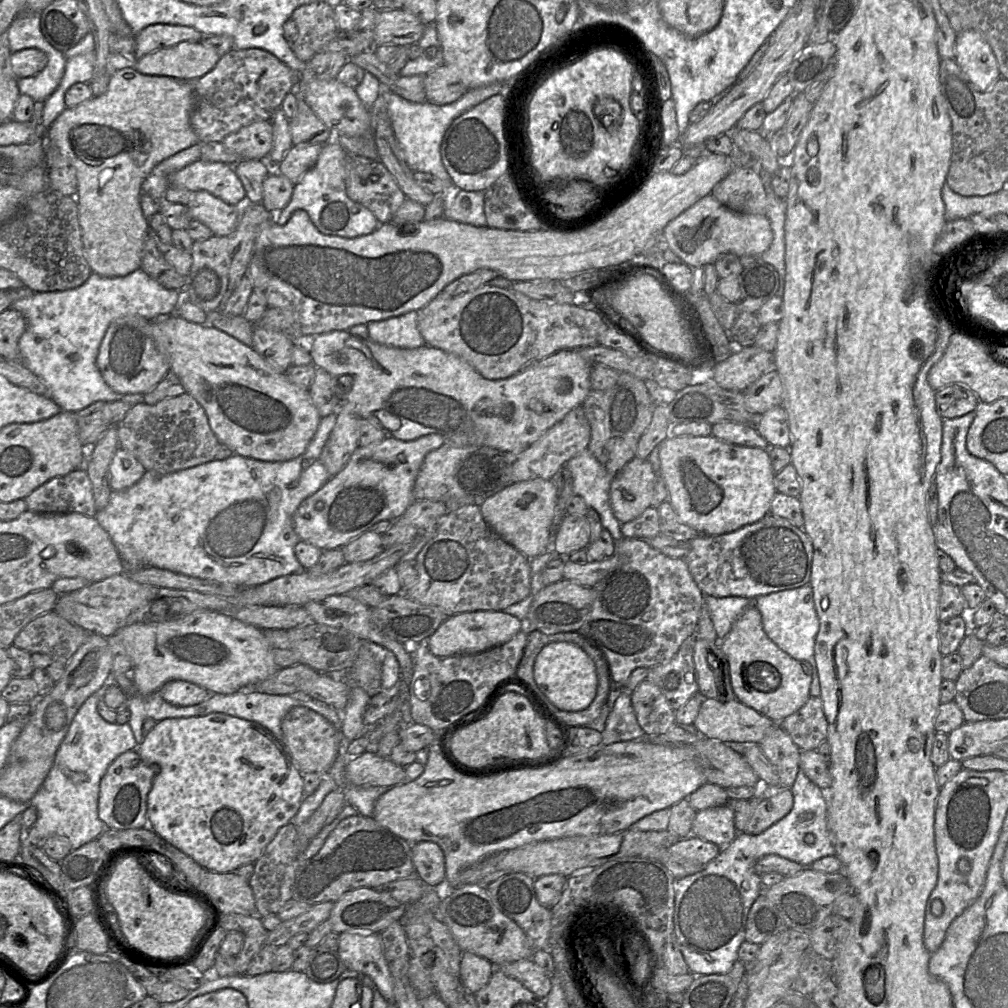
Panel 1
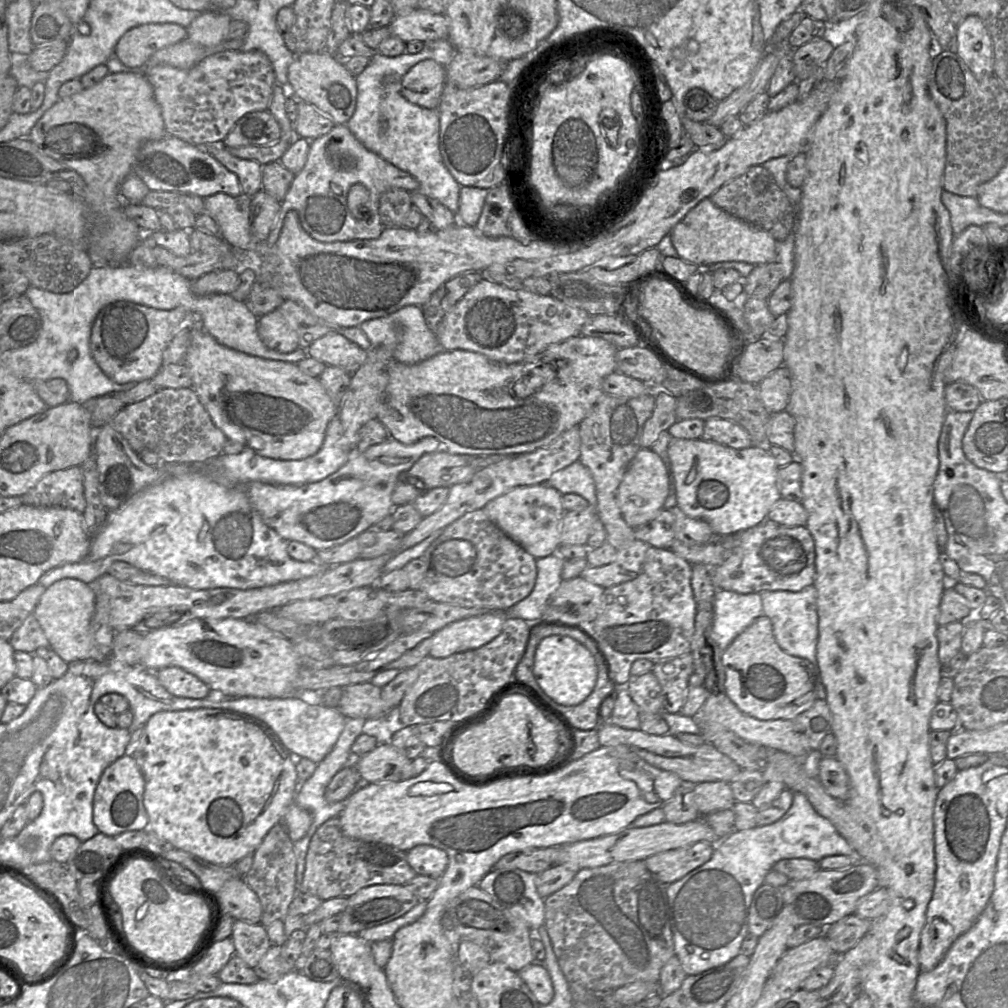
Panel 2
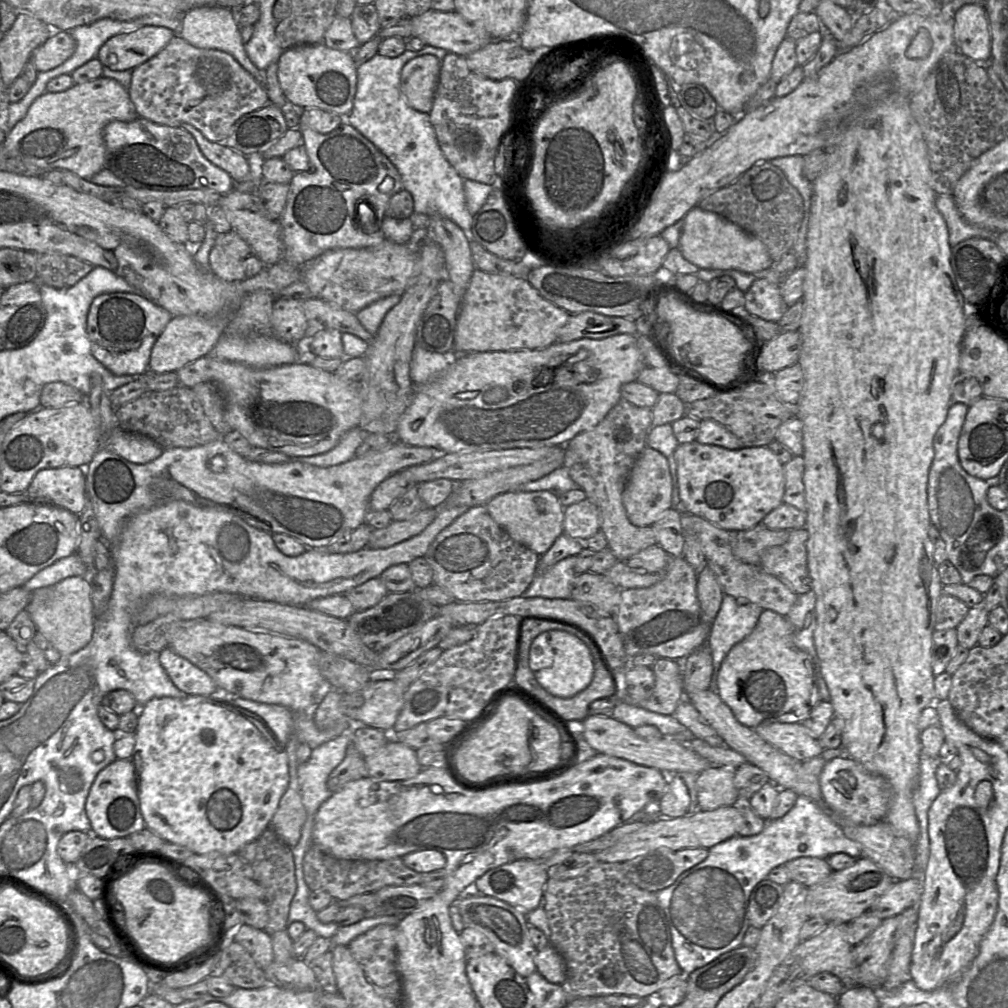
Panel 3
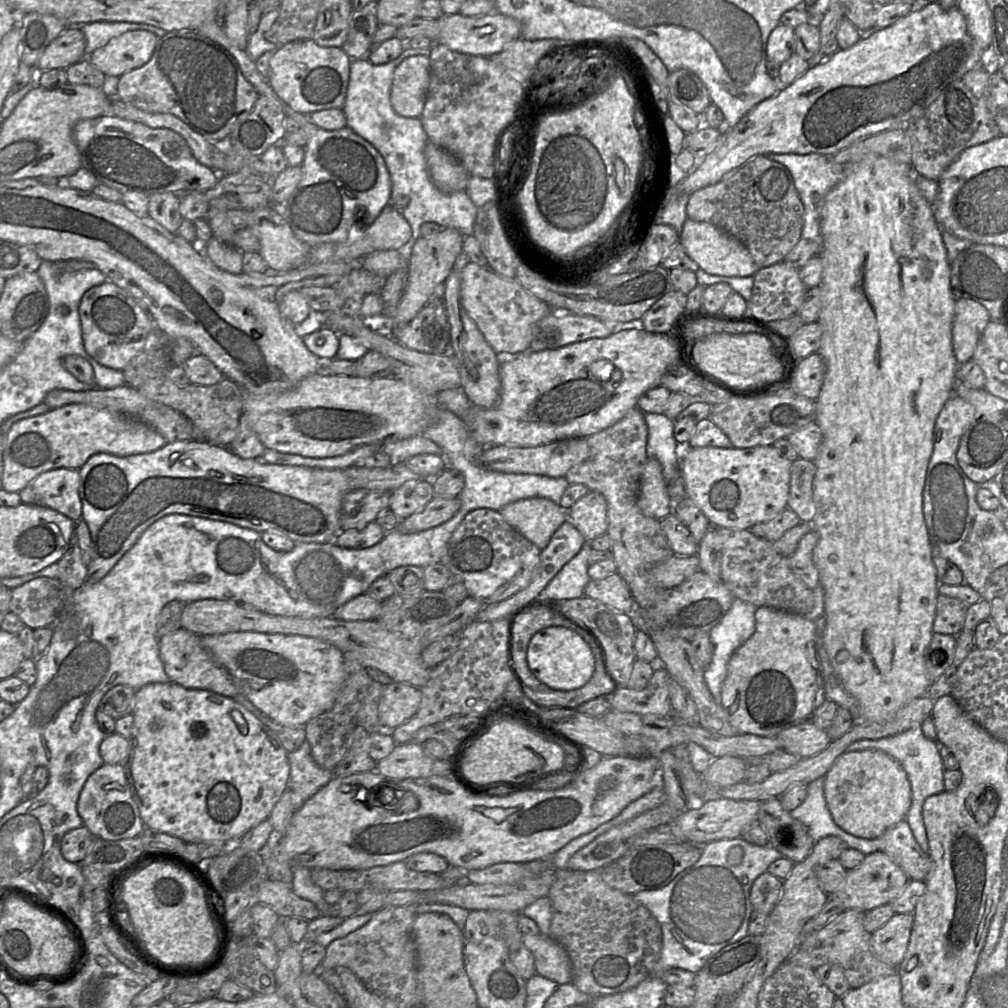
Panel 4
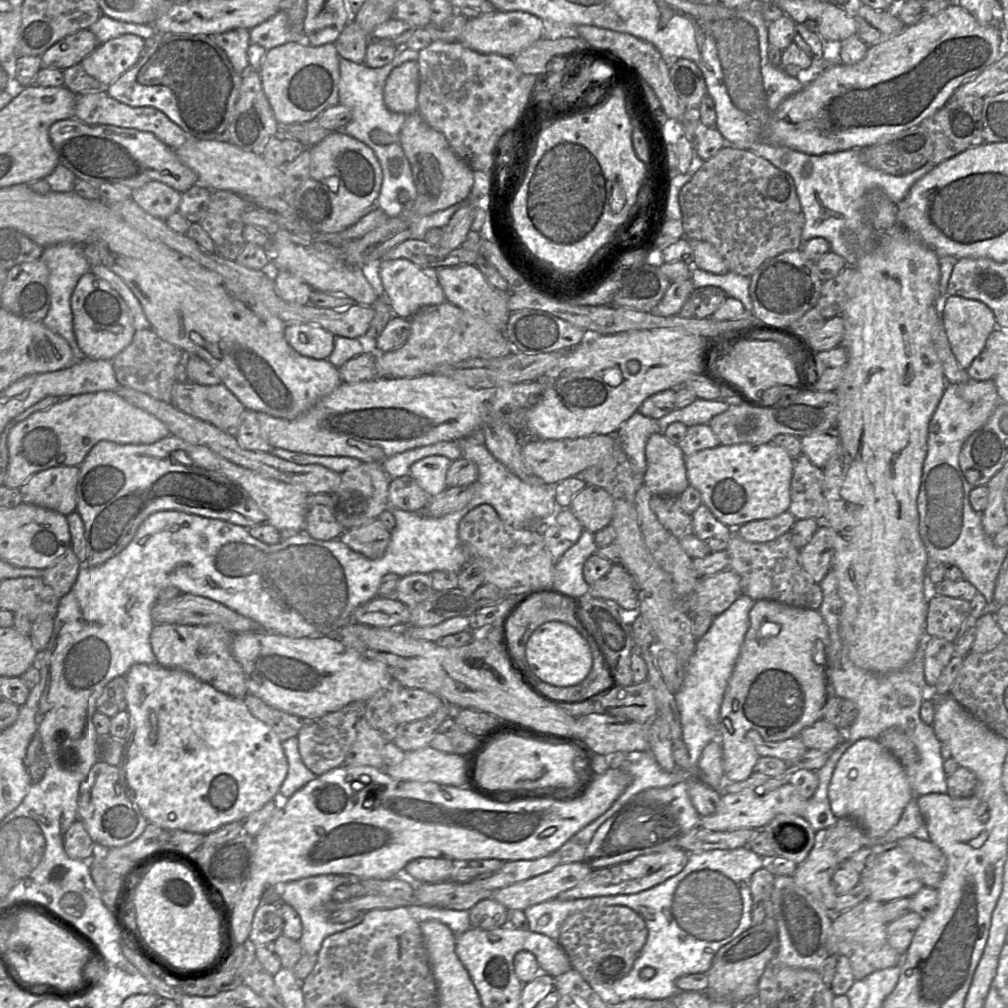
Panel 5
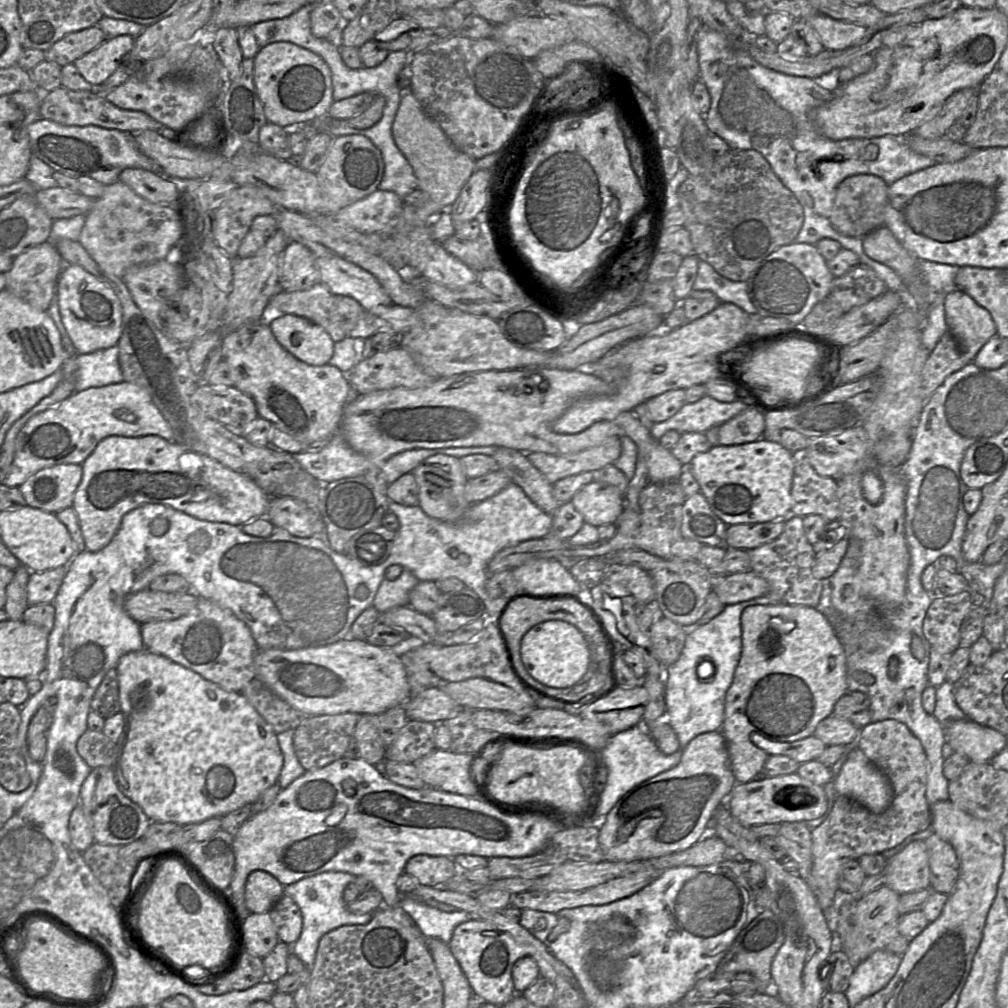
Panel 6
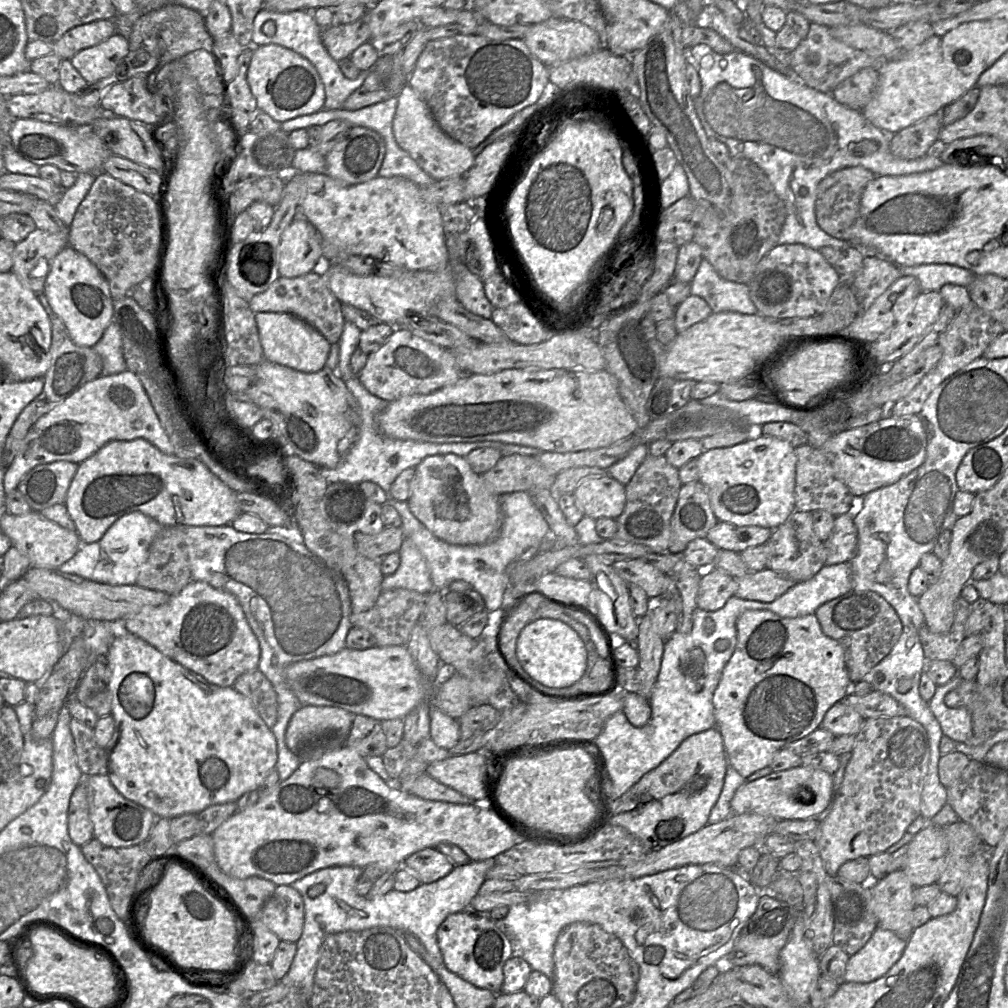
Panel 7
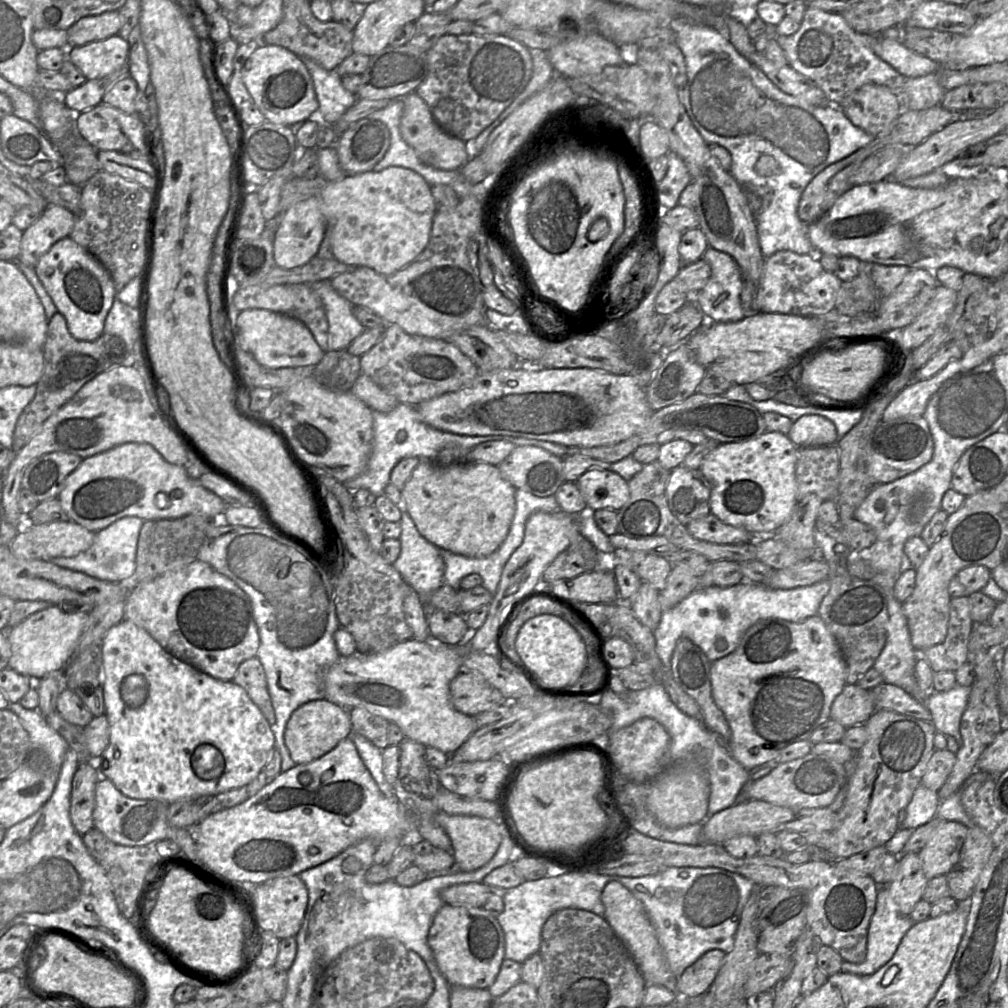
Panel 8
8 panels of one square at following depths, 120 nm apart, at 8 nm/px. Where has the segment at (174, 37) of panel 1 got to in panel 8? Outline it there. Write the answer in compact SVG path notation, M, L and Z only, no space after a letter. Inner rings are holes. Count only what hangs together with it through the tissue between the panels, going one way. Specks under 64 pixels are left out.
M115 35L83 46L68 47L66 56L87 80L97 80L127 67L129 44L128 40Z

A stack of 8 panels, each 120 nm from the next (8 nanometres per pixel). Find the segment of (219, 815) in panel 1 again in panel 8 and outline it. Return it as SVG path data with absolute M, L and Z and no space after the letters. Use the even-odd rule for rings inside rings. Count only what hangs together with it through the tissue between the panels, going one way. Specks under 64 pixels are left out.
M124 619L113 626L102 639L102 686L105 715L109 722L109 744L98 758L91 758L101 778L110 779L126 796L135 799L157 799L173 803L181 799L194 799L202 795L217 795L221 792L245 786L264 768L275 747L271 725L259 707L251 700L246 690L235 682L214 678L167 652L145 629Z

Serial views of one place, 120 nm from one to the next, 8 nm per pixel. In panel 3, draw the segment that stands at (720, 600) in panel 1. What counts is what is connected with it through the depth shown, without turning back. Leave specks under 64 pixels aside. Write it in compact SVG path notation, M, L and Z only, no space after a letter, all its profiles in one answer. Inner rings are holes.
M724 595L720 609L711 623L706 646L713 659L712 688L720 666L731 648L746 638L755 628L764 609L759 605Z

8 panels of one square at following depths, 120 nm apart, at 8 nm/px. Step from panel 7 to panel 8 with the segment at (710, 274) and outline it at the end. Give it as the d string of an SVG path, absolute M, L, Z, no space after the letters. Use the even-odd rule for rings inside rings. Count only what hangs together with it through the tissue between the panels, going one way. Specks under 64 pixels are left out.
M713 247L703 254L702 258L710 265L711 276L704 288L691 296L690 301L696 303L708 322L738 322L747 316L740 302L743 287L741 270L732 256Z

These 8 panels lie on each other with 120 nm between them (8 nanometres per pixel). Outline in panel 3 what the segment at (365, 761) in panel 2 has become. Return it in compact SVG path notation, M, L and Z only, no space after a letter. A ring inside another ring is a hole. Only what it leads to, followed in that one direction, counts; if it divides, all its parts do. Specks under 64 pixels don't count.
M388 742L371 756L365 757L368 777L380 781L412 779L423 769L415 749L401 743Z

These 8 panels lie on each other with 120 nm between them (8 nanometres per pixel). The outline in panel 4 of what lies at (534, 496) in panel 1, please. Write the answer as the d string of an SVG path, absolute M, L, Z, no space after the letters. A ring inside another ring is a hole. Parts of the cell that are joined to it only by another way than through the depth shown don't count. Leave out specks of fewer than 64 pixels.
M532 497L511 502L498 511L516 531L544 549L553 533L567 520L567 511L548 498Z

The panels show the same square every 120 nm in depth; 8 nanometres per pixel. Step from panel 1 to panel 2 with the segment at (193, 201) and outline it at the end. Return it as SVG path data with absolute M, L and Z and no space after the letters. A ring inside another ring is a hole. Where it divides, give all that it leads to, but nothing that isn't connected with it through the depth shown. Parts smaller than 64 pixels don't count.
M216 193L204 198L204 212L217 222L220 236L245 251L257 251L265 244L257 243L251 232L251 200L252 197L244 193L236 197Z

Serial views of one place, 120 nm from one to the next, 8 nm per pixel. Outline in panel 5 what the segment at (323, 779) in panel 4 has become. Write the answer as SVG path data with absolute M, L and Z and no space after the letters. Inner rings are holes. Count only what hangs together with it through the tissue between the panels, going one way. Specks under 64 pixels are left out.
M296 736L282 741L281 746L288 762L287 775L279 790L278 798L282 801L291 797L297 790L317 776L303 763L298 750L298 739Z

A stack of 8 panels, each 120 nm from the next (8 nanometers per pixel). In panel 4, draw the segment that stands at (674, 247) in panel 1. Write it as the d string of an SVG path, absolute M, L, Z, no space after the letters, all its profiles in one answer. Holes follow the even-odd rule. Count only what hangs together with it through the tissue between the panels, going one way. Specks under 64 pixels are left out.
M687 218L684 222L679 242L684 246L689 257L708 274L746 277L754 276L760 269L755 264L749 250L739 240L710 223Z

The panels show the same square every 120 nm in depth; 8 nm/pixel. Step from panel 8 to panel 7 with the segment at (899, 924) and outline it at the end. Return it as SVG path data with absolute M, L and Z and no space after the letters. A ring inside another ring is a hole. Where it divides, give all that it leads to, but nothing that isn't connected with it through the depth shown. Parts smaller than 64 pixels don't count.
M877 927L868 942L850 956L844 980L857 983L877 980L901 958L906 943L892 931Z

